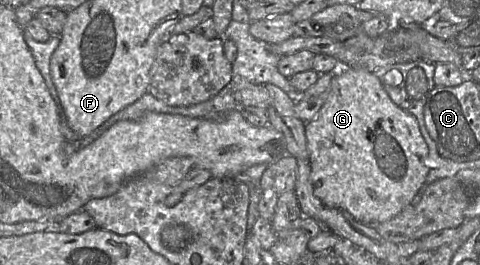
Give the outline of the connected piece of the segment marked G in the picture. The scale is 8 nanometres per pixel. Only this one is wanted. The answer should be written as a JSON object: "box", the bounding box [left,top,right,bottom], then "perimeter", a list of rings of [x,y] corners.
{"box":[305,67,429,225],"perimeter":[[[340,67],[337,72],[333,73],[328,98],[316,117],[305,124],[305,134],[309,151],[311,180],[315,196],[321,200],[324,206],[344,209],[357,221],[366,225],[377,225],[398,215],[406,206],[412,203],[412,200],[425,182],[429,172],[428,167],[426,167],[426,158],[429,153],[429,148],[421,134],[417,119],[392,101],[384,89],[381,80],[374,72],[362,68]]]}

